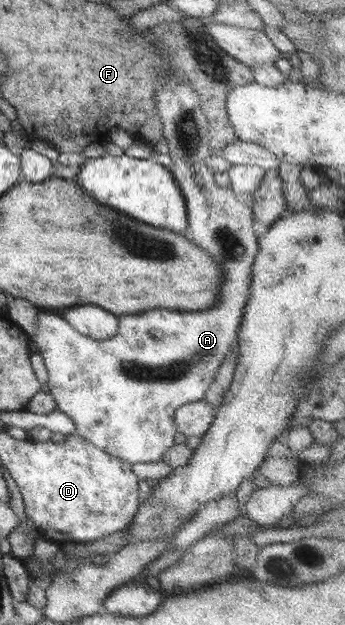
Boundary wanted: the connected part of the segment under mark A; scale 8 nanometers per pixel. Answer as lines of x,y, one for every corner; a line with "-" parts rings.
170,71
160,73
158,78
158,84
153,90
153,103
155,111
157,112
158,120
161,124
161,131
163,139
166,142
168,148
167,156
171,166
168,168
171,172
172,178
178,185
184,202
186,205
187,212
187,230
186,235
190,242
193,242
198,248
201,248
209,257
213,260
220,271
222,271
222,286
220,286
220,292
218,292
218,298
216,298
216,304
210,306
208,310
198,310
198,312
170,312
170,310
148,310
148,312
141,312
137,315
125,314
118,315
117,317
117,332
114,334
112,339
104,341
96,341
92,338
86,338
82,334
78,334
70,328
71,326
62,318
54,315
47,310
38,310
37,312
37,327
36,335
29,338
29,342
34,342
36,349
38,349
39,355
42,357
43,365
47,372
47,387
50,396
54,399
56,404
56,410
62,412
65,416
68,416
74,423
75,432
78,436
85,439
86,442
93,444
100,448
100,450
106,451
106,454
110,456
121,458
130,464
140,464
147,462
158,462
161,460
162,453
170,446
174,445
174,434
176,434
175,424
173,416
176,410
184,404
190,402
196,402
201,400
204,394
207,393
210,386
215,382
215,374
218,367
222,364
222,361
228,356
230,348
237,345
237,333
240,326
241,316
243,313
246,301
248,301
248,286
250,285
250,274
251,266
254,255
257,253
257,239
252,233
252,212
245,198
237,196
228,187
220,187
216,184
213,177
213,171
206,165
206,161
210,155
210,139
209,139
209,124
207,122
206,115
201,109
201,102
199,96
195,93
194,88
188,84
188,82
182,82
180,78

